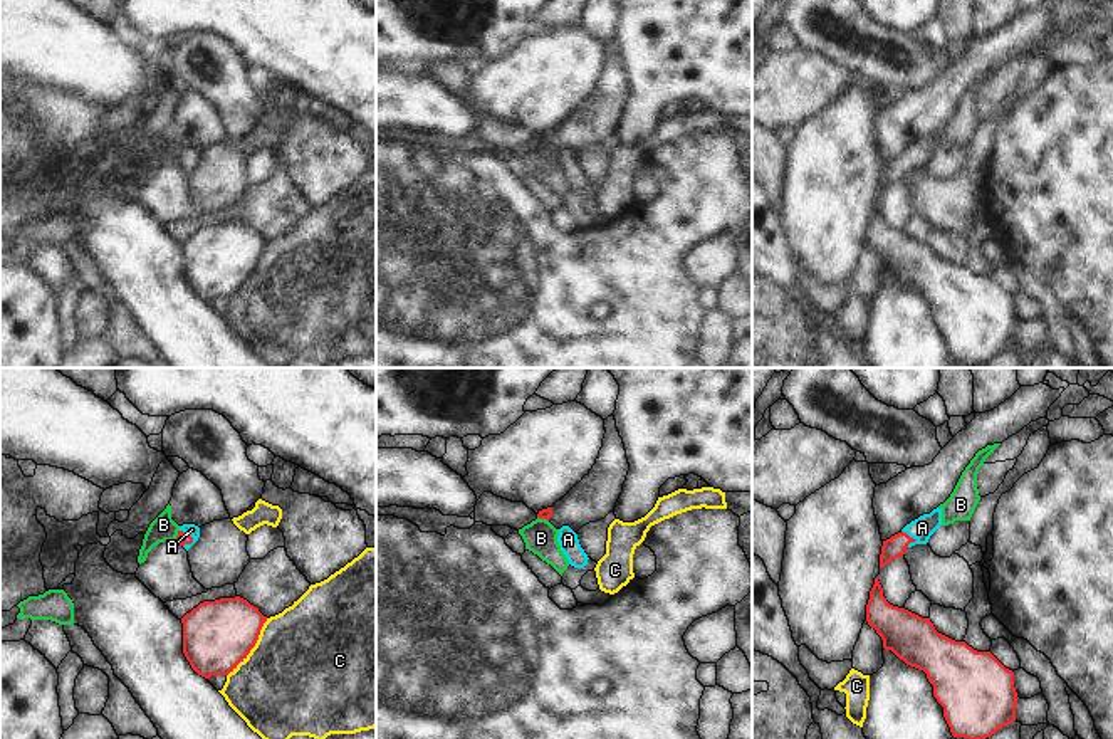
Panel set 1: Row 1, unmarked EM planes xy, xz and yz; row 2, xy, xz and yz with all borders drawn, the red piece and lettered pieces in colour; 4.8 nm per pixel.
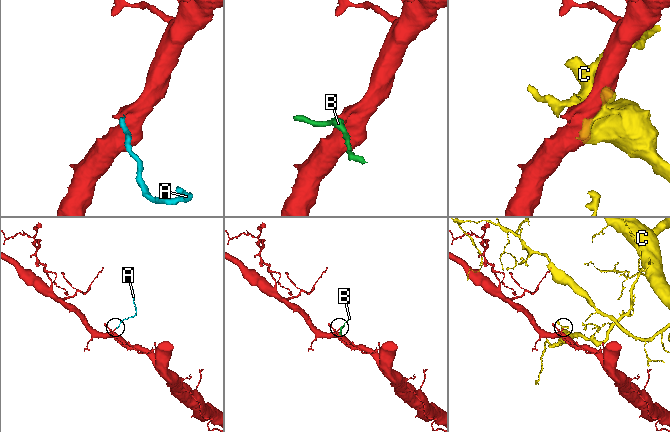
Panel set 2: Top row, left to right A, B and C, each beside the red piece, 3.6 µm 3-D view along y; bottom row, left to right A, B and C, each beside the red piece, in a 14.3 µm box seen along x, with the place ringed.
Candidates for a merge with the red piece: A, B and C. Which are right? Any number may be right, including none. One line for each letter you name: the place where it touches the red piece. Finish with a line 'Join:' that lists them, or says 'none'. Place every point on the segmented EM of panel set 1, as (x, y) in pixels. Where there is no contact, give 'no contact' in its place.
A: xy (190, 536)
Join: A

